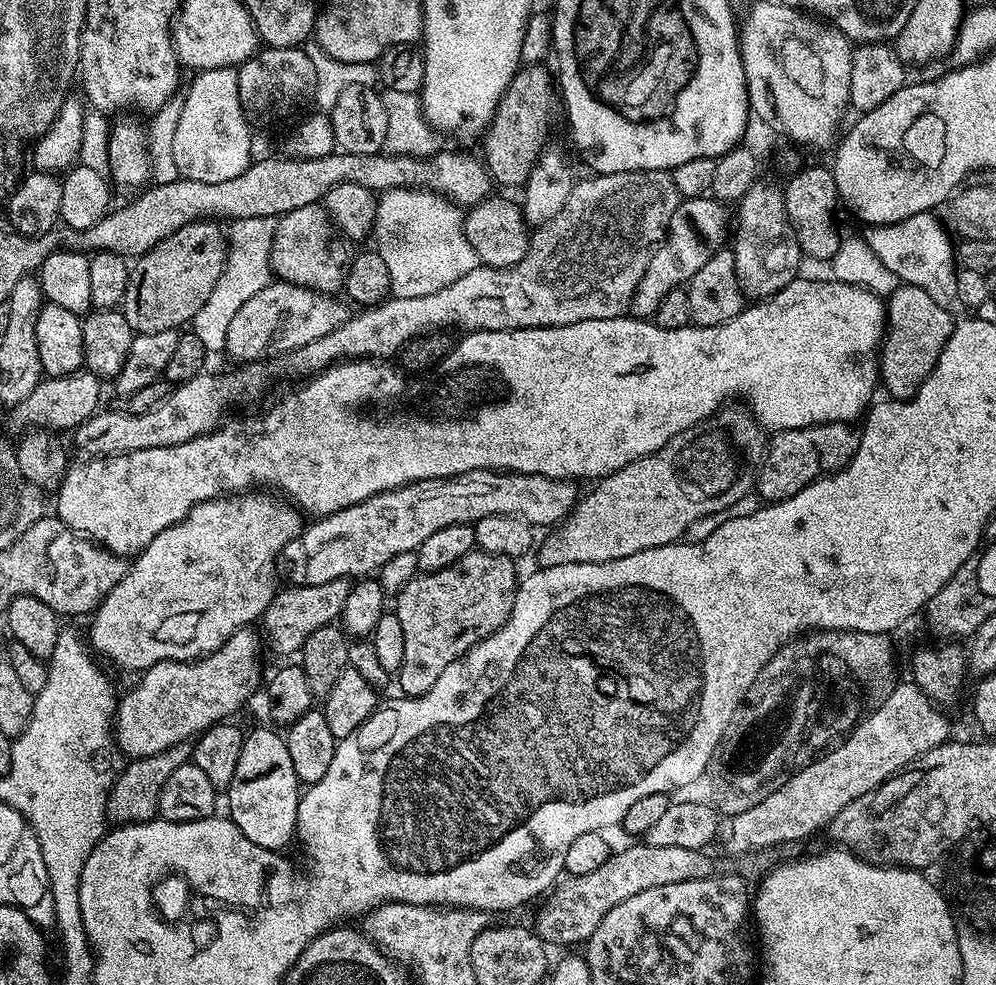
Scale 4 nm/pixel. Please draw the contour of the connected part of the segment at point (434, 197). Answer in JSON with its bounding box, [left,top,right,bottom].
[374,188,478,298]

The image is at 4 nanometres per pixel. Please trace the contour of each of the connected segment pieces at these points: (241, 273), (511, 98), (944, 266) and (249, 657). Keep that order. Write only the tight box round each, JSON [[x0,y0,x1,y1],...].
[[190,216,277,354],[482,63,562,189],[863,211,961,313],[114,626,262,760]]

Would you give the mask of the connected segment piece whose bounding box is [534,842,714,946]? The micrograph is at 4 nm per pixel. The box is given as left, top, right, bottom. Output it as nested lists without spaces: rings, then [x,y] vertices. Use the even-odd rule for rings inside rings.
[[[632,842],[629,848],[613,851],[606,862],[602,862],[599,870],[594,870],[591,874],[581,876],[568,876],[561,879],[547,893],[543,901],[544,909],[536,916],[534,931],[545,945],[552,944],[580,944],[583,945],[598,930],[598,922],[618,906],[618,902],[626,902],[626,898],[634,898],[634,894],[642,894],[642,890],[654,890],[654,886],[670,886],[670,882],[686,882],[687,880],[697,880],[713,875],[712,860],[709,853],[704,850],[686,850],[682,846],[654,846],[647,842]]]

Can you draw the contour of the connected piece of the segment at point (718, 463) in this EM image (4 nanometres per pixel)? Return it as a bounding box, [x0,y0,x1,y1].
[535,407,766,568]

